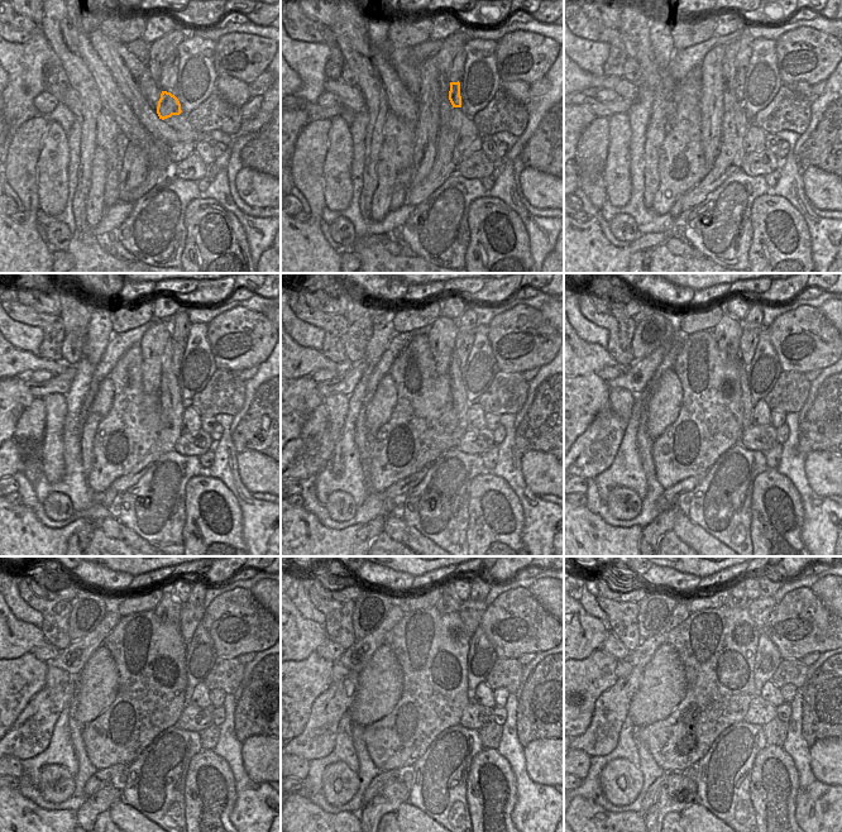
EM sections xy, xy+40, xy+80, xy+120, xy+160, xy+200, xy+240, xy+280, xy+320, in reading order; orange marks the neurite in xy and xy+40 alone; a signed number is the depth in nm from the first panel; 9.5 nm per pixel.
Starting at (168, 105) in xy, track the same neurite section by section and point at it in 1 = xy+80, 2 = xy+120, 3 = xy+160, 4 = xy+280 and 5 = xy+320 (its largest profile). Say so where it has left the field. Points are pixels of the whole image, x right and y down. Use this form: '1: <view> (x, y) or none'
1: xy+80 (742, 71)
2: xy+120 (173, 352)
3: xy+160 (464, 340)
4: xy+280 (470, 612)
5: xy+320 (760, 608)

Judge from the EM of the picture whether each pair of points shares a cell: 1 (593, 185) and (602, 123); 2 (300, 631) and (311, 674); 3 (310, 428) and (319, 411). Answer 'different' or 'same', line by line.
1: same
2: different
3: same

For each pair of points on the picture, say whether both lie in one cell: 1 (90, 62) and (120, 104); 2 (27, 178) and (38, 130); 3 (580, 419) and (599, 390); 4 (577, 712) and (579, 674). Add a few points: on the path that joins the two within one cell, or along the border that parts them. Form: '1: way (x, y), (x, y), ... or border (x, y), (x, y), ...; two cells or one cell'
1: way (100, 72), (110, 94); one cell
2: way (27, 167), (27, 142); one cell
3: way (583, 411), (593, 397); one cell
4: way (584, 703), (587, 696), (579, 687), (579, 683); one cell

